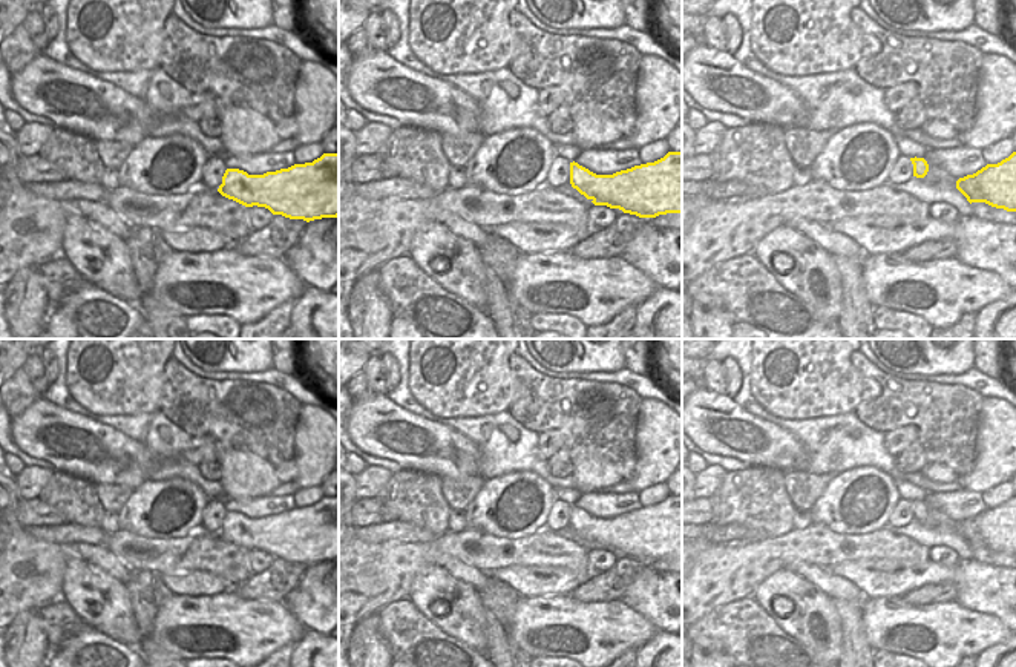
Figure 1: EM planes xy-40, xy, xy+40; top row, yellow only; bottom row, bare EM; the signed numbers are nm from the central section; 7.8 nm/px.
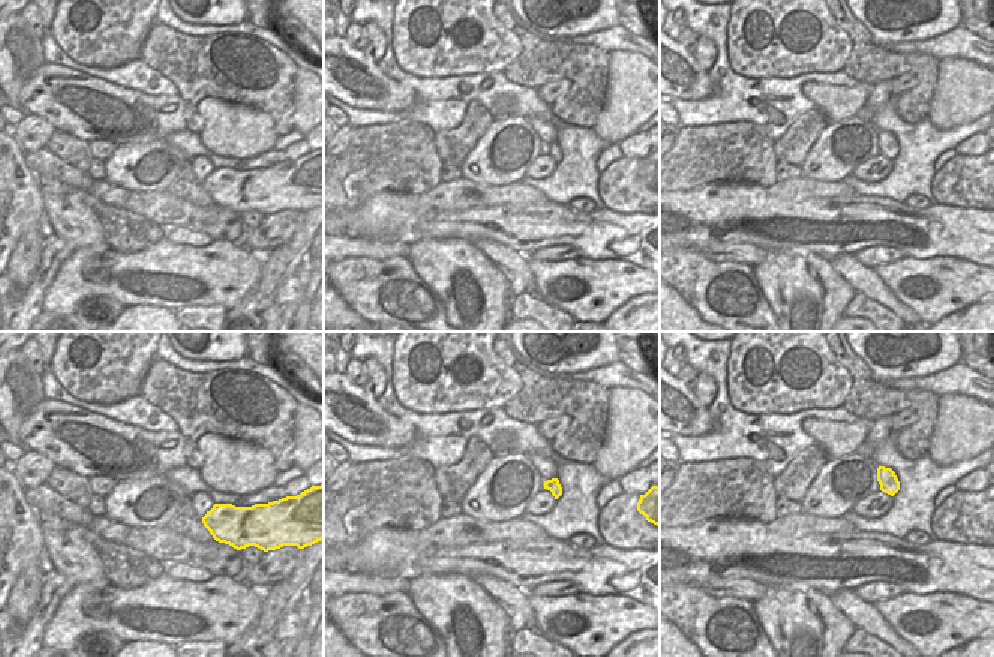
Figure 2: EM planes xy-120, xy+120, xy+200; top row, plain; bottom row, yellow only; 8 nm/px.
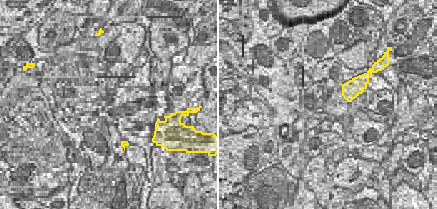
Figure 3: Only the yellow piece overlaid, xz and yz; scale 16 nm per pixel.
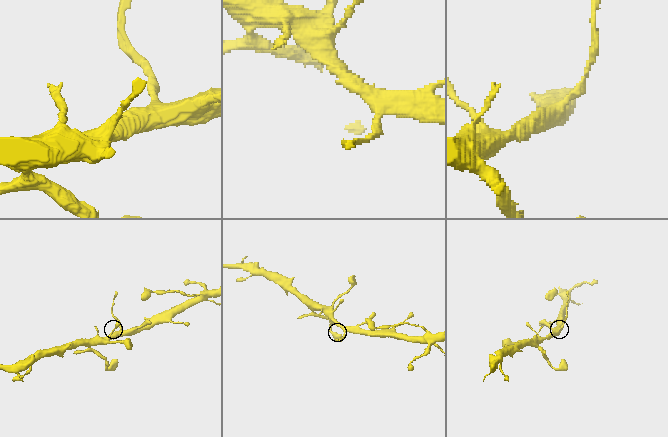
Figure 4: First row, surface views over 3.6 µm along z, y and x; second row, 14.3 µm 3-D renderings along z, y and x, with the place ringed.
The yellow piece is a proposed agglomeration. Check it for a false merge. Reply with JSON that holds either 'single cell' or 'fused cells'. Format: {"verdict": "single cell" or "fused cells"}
{"verdict": "single cell"}

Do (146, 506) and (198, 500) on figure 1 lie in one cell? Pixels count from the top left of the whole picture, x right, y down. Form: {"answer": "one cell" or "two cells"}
{"answer": "one cell"}

